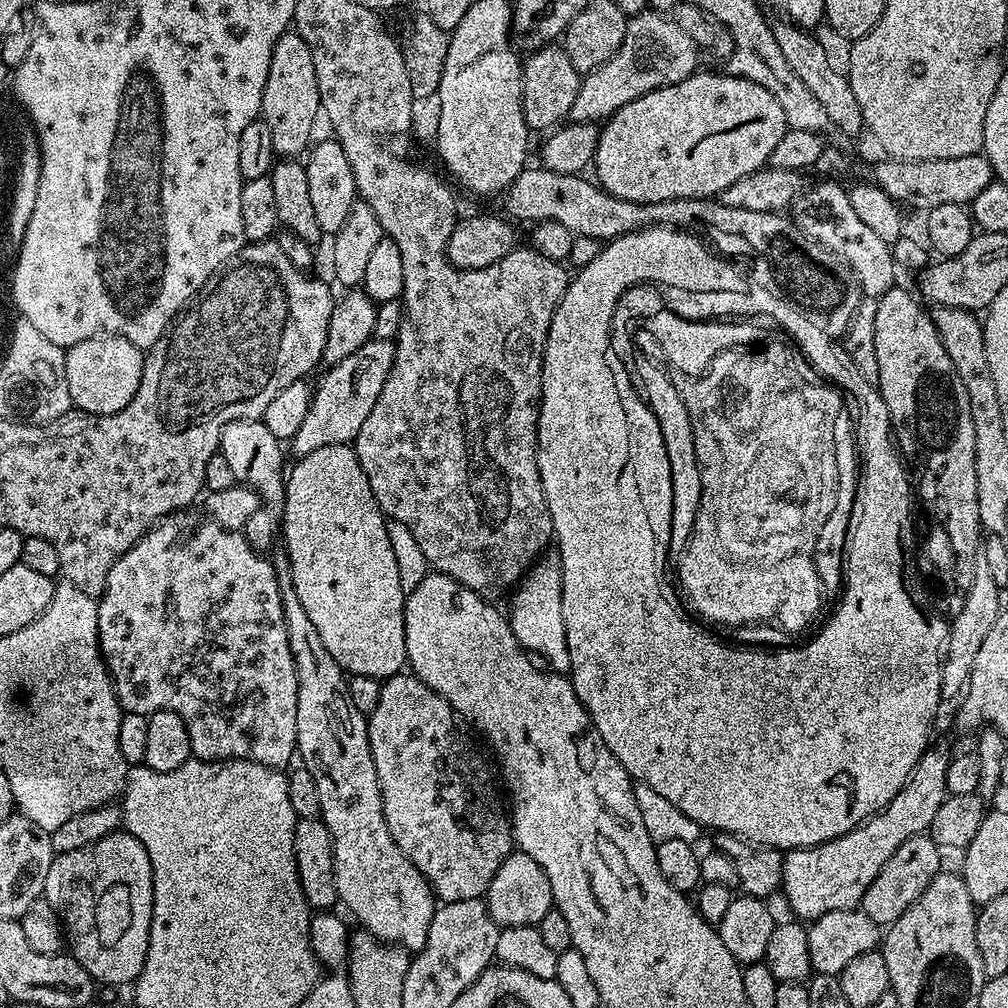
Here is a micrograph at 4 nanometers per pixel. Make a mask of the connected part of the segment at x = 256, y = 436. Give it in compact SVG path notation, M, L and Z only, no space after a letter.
M263 419L235 420L224 428L220 436L219 451L234 466L237 481L245 488L252 488L260 495L261 501L273 510L284 507L284 491L286 489L286 464L284 468L284 452L282 441L274 438L270 430L266 430Z

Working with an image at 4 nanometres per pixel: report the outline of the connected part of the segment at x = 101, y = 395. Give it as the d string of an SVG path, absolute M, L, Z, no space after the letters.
M93 336L91 340L83 340L82 343L67 349L64 353L64 361L66 362L66 386L70 386L70 398L72 399L73 405L81 412L92 412L96 416L109 416L125 408L132 401L137 390L140 389L140 380L144 376L144 357L145 353L132 345L124 336Z

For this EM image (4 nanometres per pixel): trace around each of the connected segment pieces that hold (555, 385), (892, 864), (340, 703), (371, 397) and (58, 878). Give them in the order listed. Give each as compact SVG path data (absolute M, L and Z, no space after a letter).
M667 226L644 228L641 232L631 232L617 240L607 241L598 256L589 265L581 267L576 272L577 276L575 273L569 279L566 294L560 299L548 331L544 351L544 385L540 395L540 421L536 431L536 457L544 501L548 504L552 519L554 544L555 547L560 547L558 555L562 566L562 618L566 621L566 646L570 646L570 679L602 742L606 742L612 756L618 758L618 762L633 781L648 785L655 793L662 794L662 797L672 802L678 810L682 810L688 818L700 824L701 829L716 828L717 833L729 832L731 836L741 836L743 840L749 840L751 844L758 844L762 848L817 848L819 844L845 836L850 830L881 812L906 786L922 754L930 747L931 740L928 739L932 736L932 723L936 720L936 711L941 711L942 708L940 687L950 624L943 615L940 617L935 612L935 607L924 608L926 596L919 587L908 589L908 572L904 567L907 564L909 567L910 553L914 548L914 484L913 481L912 484L908 481L908 472L903 464L905 461L894 443L892 419L886 402L875 387L861 379L845 345L823 333L813 322L806 324L805 315L802 340L799 340L794 349L796 361L798 366L802 366L808 380L817 380L836 389L843 396L850 412L852 408L852 416L856 419L855 451L860 457L860 481L856 483L856 501L847 546L849 553L856 552L856 560L847 561L842 595L838 600L840 605L832 616L832 632L818 633L809 644L804 644L801 648L739 648L736 644L727 644L726 641L711 636L707 632L709 629L701 626L690 615L678 591L677 560L689 535L681 532L673 522L668 523L668 548L664 548L664 564L660 564L660 536L652 532L652 512L674 512L670 454L666 454L666 442L662 442L662 430L651 406L641 393L628 388L628 380L624 380L624 368L620 368L620 364L616 364L616 356L608 352L608 323L617 319L621 294L629 288L639 286L640 276L672 276L676 266L680 266L680 284L686 284L688 260L672 260L670 250L672 228Z
M931 835L915 836L902 842L902 846L894 850L890 862L882 866L878 878L874 878L874 882L870 884L870 890L866 890L862 911L874 923L881 926L893 924L895 920L902 918L902 914L906 914L908 907L923 896L934 877L942 870L940 856L942 856L942 849L935 844Z
M287 555L275 557L276 576L280 580L280 593L286 614L286 632L290 638L290 648L294 654L300 686L298 690L298 738L296 750L303 767L314 774L318 782L318 798L322 798L320 819L330 830L332 849L334 850L334 886L339 903L345 904L352 911L363 931L377 936L385 944L394 944L409 954L421 952L426 946L426 934L430 934L430 922L438 907L436 893L428 884L428 879L421 874L418 866L402 854L398 842L386 826L386 814L382 806L382 790L378 786L378 770L370 750L367 719L350 702L348 689L349 677L343 668L330 658L330 650L322 646L322 637L306 615L306 609L298 600L298 594L292 585L292 567L288 564Z
M367 340L354 354L333 365L328 374L317 385L312 397L312 405L302 422L302 430L290 441L290 448L296 451L297 457L310 454L314 450L322 450L322 446L334 446L335 444L352 444L356 439L358 430L362 430L366 418L370 418L370 410L374 410L374 402L378 402L378 394L382 394L382 386L392 369L392 363L396 357L396 345L391 340Z
M117 830L82 850L52 857L42 899L60 916L70 955L100 986L131 985L146 962L152 921L152 867L150 858L126 830Z

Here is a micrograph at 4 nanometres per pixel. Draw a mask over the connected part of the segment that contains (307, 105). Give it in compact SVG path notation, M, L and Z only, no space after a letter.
M295 30L285 32L274 46L270 70L266 74L266 90L262 90L260 111L266 126L270 126L277 157L300 158L309 151L316 119L322 116L320 91L318 74L314 74L314 54L310 54L310 46L306 46Z

